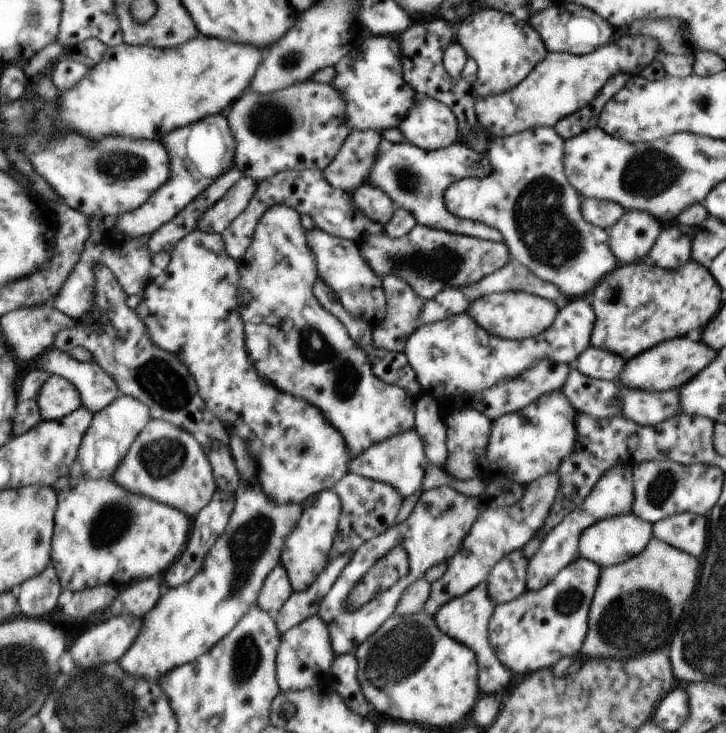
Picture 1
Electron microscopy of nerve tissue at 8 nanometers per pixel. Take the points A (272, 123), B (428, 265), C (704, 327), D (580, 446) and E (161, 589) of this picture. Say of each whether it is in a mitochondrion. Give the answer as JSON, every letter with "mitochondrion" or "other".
{"A":"mitochondrion","B":"mitochondrion","C":"other","D":"other","E":"other"}

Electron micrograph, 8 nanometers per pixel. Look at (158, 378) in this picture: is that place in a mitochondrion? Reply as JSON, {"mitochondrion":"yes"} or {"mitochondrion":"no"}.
{"mitochondrion":"yes"}

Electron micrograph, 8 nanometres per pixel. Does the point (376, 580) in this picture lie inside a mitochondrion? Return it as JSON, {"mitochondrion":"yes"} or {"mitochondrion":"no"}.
{"mitochondrion":"yes"}

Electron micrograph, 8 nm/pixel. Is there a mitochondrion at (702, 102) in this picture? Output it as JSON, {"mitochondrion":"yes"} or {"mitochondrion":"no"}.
{"mitochondrion":"yes"}

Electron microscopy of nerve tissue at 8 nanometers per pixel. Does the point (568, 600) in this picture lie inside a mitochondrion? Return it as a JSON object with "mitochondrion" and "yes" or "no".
{"mitochondrion":"yes"}

